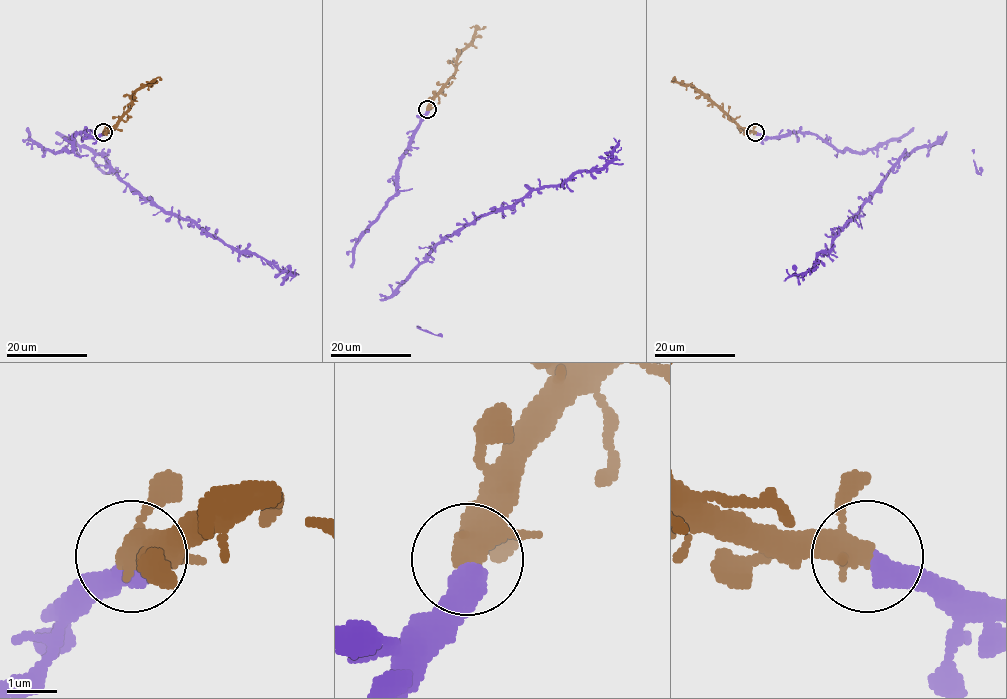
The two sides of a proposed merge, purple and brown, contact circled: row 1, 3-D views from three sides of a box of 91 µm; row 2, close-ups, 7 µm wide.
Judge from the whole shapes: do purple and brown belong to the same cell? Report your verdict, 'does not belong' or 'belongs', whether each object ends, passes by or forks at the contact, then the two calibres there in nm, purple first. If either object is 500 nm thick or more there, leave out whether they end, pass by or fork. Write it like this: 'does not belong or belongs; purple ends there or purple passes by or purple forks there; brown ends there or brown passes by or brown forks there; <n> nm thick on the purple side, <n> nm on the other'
belongs; purple ends there; brown forks there; 480 nm thick on the purple side, 340 nm on the other

